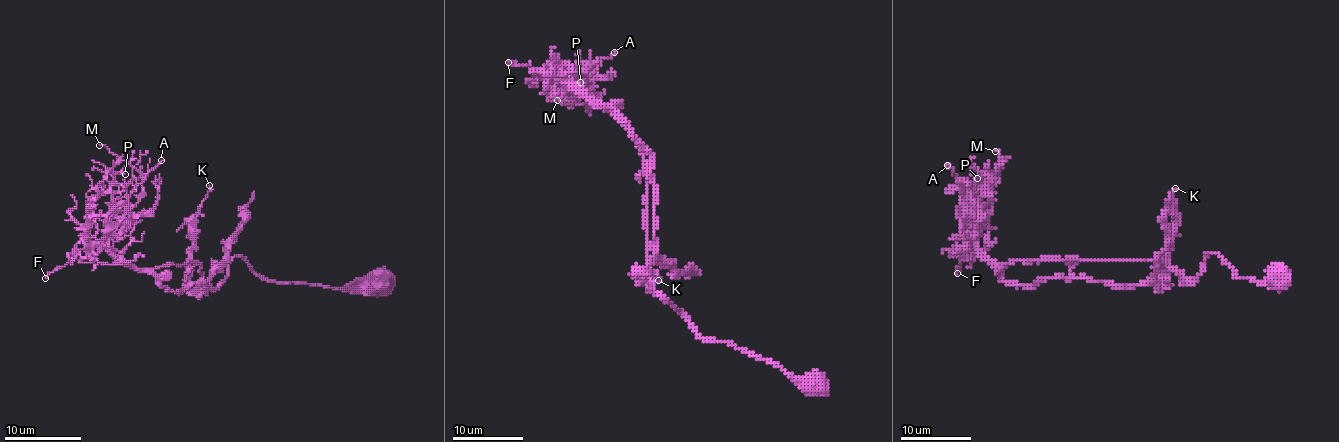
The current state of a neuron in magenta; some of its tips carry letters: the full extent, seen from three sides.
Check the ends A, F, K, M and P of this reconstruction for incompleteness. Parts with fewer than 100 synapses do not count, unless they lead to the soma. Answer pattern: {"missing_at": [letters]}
{"missing_at": []}

